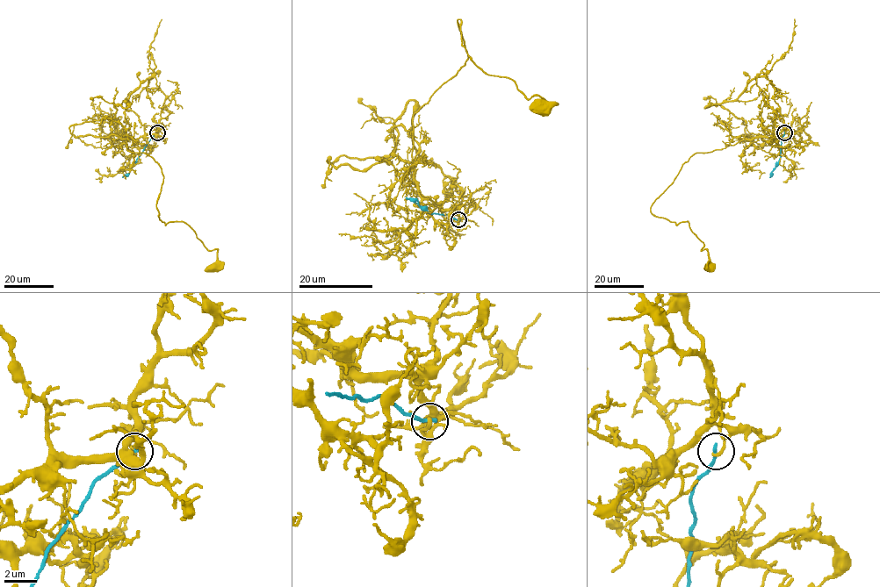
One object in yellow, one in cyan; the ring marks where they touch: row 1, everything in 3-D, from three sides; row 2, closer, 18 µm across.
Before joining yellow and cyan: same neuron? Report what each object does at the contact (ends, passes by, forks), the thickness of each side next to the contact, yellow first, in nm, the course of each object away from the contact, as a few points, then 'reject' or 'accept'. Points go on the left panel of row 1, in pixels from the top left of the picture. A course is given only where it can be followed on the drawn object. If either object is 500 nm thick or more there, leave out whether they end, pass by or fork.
yellow ends; cyan ends; calibres 220 and 260 nm; course yellow (157, 133), (127, 138), (126, 149), (159, 165), (159, 218), (185, 222), (217, 249), (213, 267); course cyan (157, 132), (122, 177); reject

